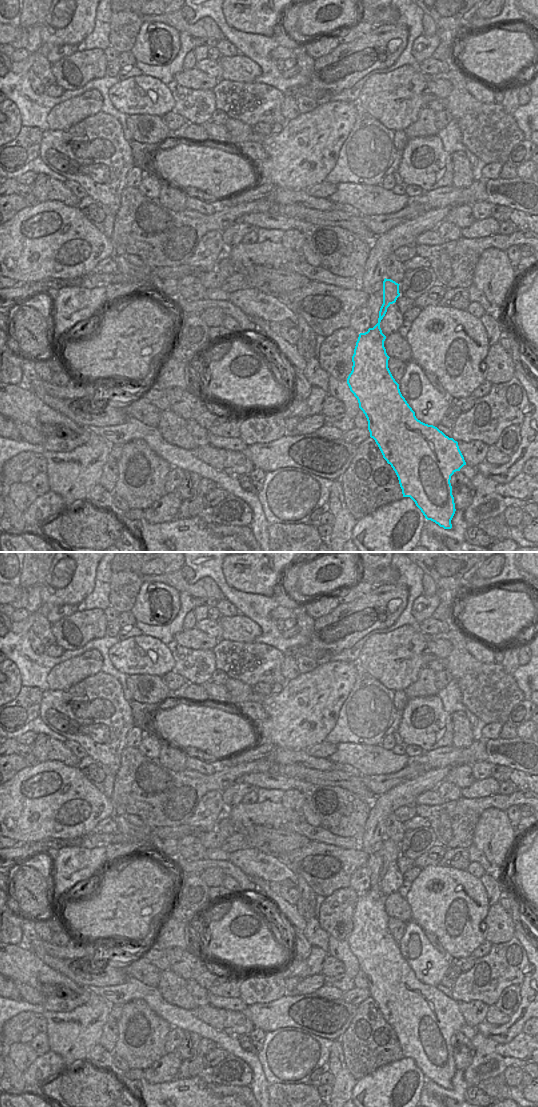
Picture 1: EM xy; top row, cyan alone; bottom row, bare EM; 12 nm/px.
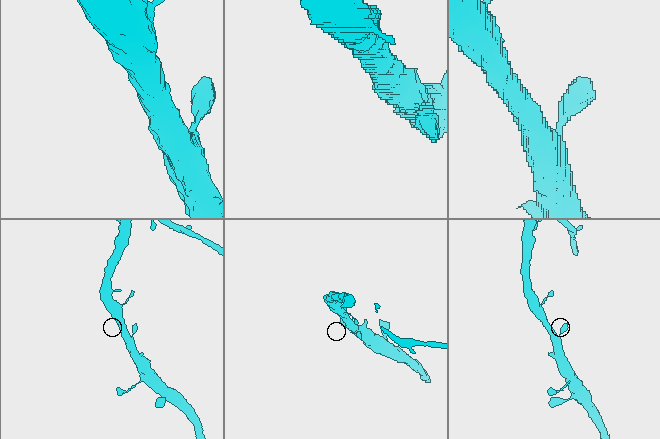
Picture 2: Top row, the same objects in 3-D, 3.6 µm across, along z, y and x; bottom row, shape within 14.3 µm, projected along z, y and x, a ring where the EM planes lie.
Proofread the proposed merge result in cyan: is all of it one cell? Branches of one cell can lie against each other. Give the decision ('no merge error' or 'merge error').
no merge error

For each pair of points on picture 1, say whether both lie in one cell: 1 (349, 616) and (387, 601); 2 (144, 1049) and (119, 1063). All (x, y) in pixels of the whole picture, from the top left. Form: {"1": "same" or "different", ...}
{"1": "same", "2": "different"}

